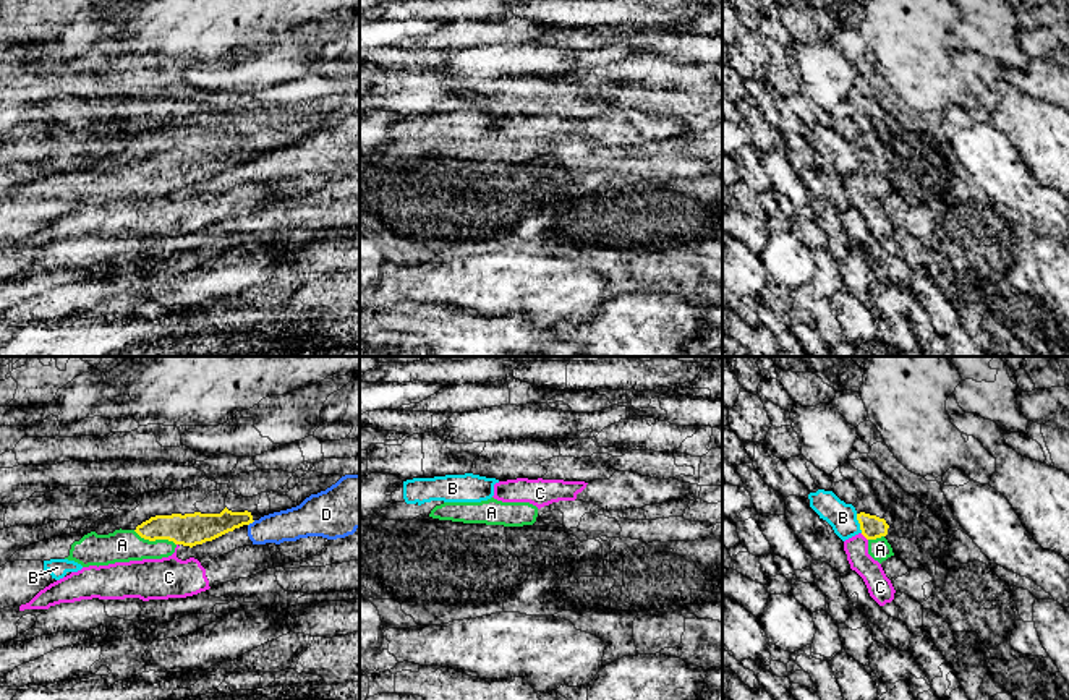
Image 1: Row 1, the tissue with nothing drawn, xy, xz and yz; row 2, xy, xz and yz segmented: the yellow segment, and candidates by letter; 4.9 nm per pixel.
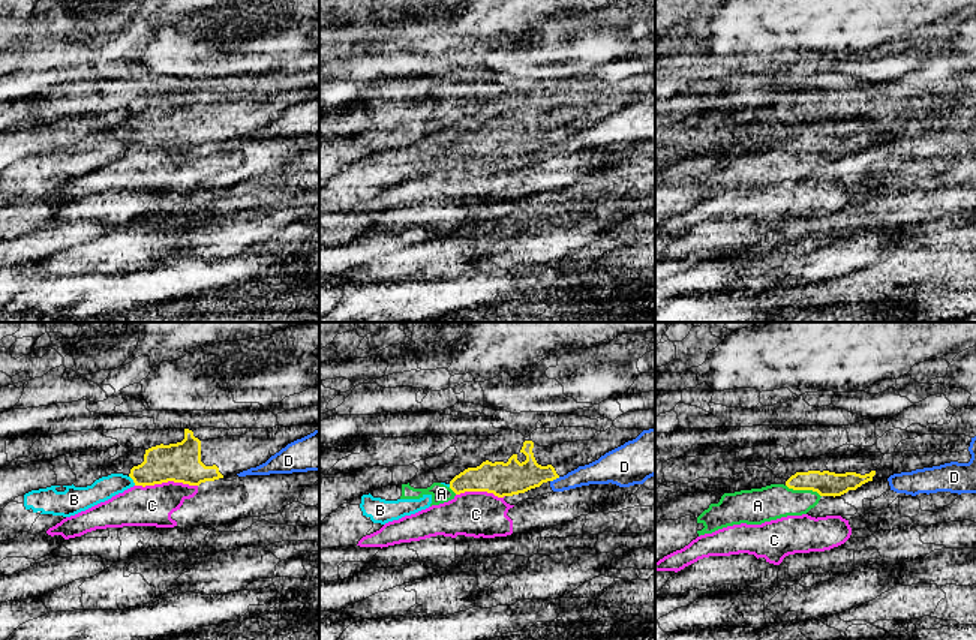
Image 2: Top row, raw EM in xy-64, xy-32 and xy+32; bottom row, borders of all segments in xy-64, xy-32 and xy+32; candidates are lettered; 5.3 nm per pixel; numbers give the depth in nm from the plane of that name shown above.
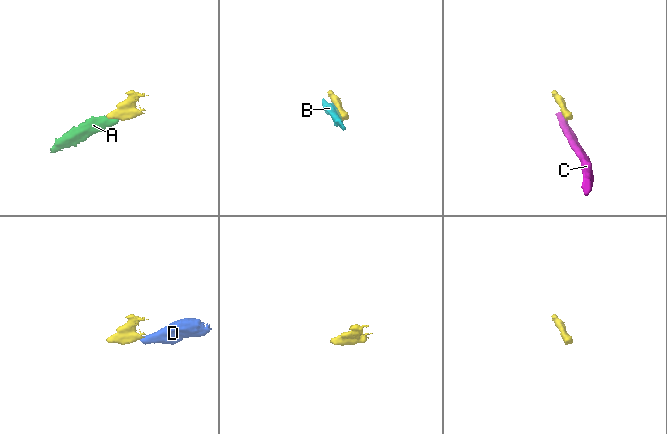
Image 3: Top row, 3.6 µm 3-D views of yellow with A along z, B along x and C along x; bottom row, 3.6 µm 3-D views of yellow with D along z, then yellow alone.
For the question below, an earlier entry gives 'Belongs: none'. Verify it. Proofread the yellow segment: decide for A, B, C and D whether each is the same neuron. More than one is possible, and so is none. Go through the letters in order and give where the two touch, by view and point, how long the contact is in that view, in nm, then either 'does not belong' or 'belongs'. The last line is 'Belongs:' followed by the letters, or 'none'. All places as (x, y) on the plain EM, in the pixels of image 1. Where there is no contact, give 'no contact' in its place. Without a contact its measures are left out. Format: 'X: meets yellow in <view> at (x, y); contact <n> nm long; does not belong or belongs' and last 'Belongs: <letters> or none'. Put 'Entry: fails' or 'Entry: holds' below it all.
A: meets yellow in xy at (154, 177); contact 220 nm long; belongs
B: meets yellow in yz at (860, 161); contact 100 nm long; does not belong
C: meets yellow in yz at (864, 172); contact 50 nm long; does not belong
D: meets yellow in xy at (251, 159); contact 50 nm long; does not belong
Belongs: A
Entry: fails

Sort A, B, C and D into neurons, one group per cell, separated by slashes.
A / B / C / D

